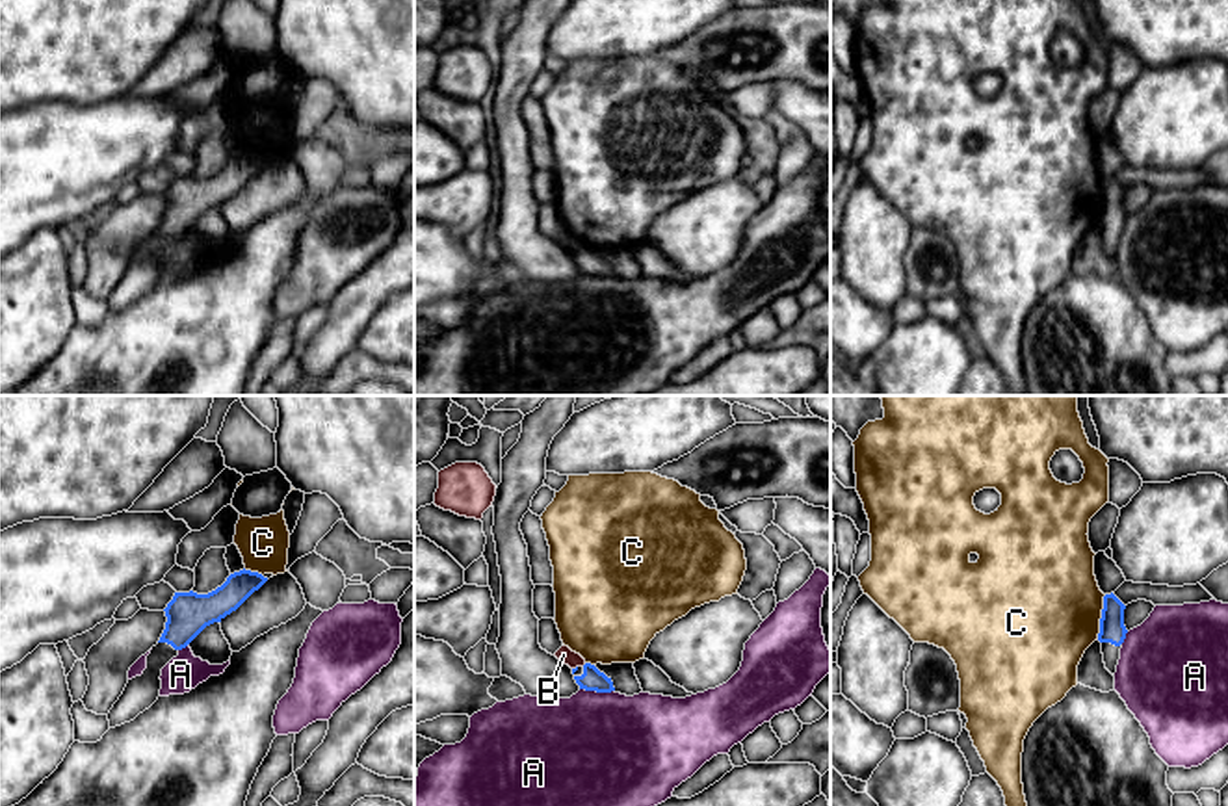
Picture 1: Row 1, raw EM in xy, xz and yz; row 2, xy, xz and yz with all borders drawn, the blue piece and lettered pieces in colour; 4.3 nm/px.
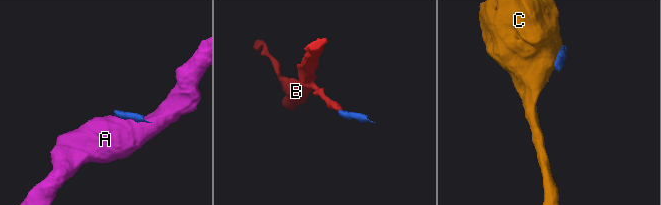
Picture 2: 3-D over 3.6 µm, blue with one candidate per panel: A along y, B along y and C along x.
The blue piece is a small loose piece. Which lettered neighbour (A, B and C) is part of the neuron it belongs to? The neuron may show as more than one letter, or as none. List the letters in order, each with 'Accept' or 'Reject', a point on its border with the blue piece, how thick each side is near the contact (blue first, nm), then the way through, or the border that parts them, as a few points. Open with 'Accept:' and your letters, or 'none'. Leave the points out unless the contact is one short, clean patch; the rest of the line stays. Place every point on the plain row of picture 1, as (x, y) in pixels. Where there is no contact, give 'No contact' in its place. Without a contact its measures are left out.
Accept: none
A: Reject. Touches blue at xz (597, 275). Thickness 100 nm (blue) against 500 nm. Boundary: xz (580, 272), (614, 275)
B: Reject. Touches blue at xz (576, 251). Thickness 20 nm (blue) against 70 nm. Boundary: xz (576, 249), (573, 253)
C: Reject. Touches blue at yz (1102, 201). Thickness 110 nm (blue) against 480 nm

